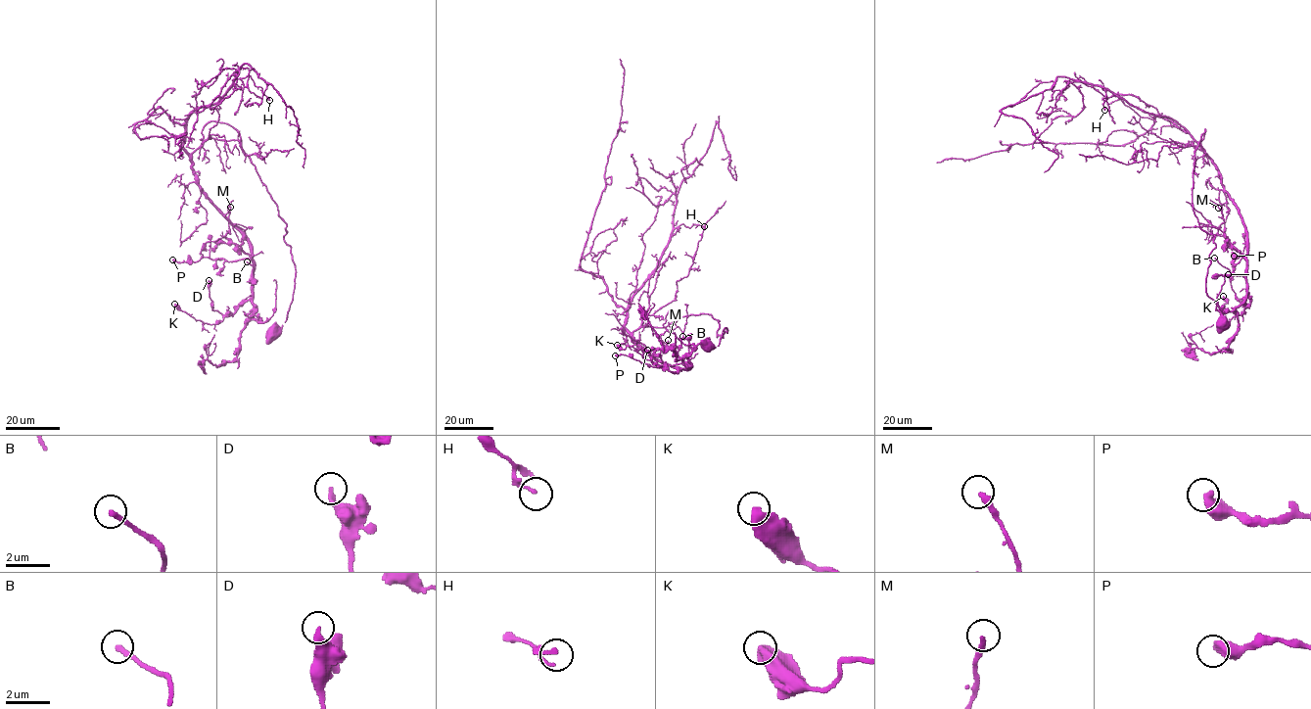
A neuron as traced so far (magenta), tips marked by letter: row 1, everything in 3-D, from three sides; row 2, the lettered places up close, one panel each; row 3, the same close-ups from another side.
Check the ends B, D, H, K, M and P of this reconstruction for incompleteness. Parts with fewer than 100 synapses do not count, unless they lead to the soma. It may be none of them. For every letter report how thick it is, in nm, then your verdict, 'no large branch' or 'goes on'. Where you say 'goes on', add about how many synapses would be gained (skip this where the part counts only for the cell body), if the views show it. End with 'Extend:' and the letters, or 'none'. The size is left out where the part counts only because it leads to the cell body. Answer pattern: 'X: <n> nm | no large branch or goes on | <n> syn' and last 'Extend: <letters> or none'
B: 220 nm | no large branch
D: 280 nm | no large branch
H: 130 nm | no large branch
K: 550 nm | no large branch
M: 240 nm | no large branch
P: 500 nm | no large branch
Extend: none

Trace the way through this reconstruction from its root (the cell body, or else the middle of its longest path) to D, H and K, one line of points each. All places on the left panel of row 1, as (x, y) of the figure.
D: (273, 331), (294, 290), (286, 223), (212, 120), (192, 169), (249, 244), (252, 296), (222, 314), (209, 280)
H: (273, 331), (294, 290), (286, 223), (230, 125), (210, 120), (183, 147), (187, 118), (236, 78), (269, 100)
K: (273, 331), (286, 223), (227, 123), (192, 169), (252, 296), (214, 324), (174, 304)

